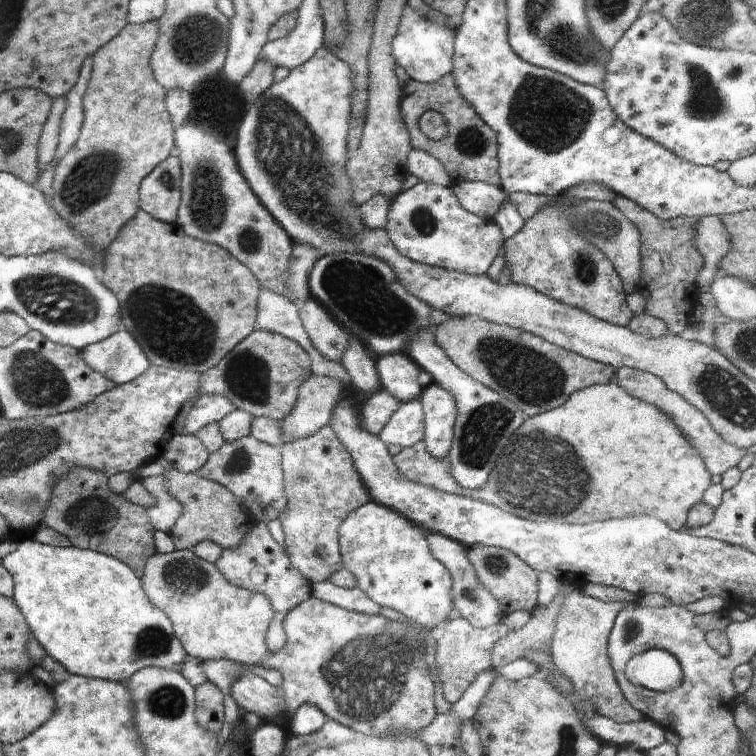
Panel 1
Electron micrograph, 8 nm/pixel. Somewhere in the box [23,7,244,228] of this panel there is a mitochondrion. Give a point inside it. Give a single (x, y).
(196, 42)

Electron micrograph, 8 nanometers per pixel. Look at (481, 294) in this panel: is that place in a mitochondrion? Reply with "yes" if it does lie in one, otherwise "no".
no

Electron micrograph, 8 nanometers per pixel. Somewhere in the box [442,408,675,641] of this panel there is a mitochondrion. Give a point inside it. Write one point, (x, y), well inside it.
(562, 478)

